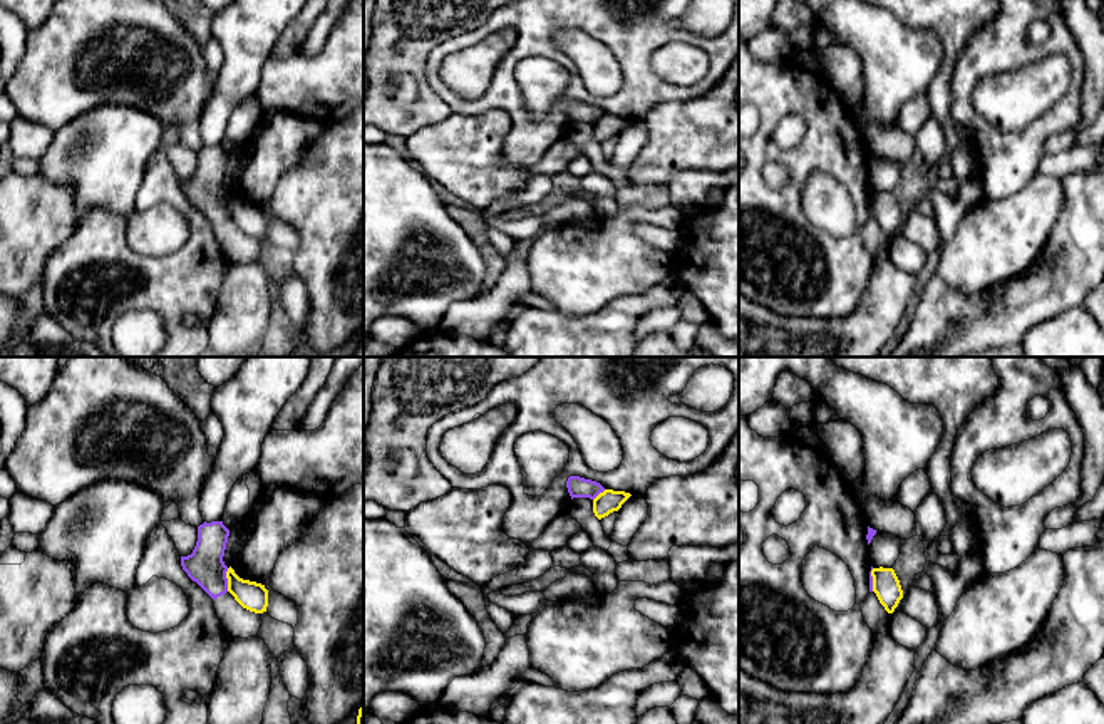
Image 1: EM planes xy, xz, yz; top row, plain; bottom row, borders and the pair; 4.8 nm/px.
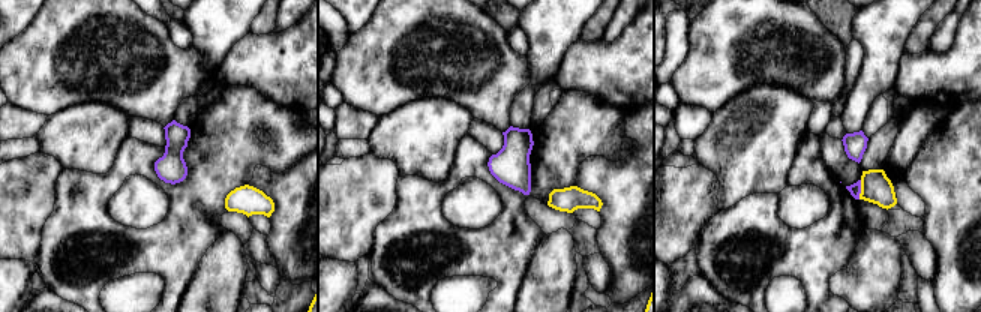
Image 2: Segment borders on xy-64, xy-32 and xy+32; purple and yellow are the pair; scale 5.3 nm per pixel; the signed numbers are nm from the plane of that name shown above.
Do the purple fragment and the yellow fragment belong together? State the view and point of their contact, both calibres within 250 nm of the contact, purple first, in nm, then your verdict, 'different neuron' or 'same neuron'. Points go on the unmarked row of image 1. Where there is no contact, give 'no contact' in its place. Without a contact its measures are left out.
contact xy (226, 205); calibres 180 and 140 nm; different neuron

